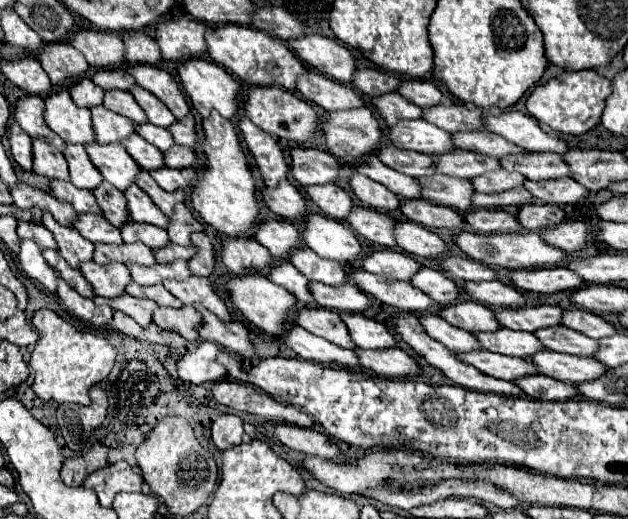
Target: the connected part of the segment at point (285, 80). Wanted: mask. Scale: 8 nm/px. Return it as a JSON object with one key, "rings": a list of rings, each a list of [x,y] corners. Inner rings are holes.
{"rings":[[[222,24],[214,32],[206,34],[208,56],[242,78],[252,86],[280,86],[284,90],[294,92],[298,76],[306,74],[308,68],[276,38],[268,36],[262,30],[250,26],[236,26],[236,24]]]}

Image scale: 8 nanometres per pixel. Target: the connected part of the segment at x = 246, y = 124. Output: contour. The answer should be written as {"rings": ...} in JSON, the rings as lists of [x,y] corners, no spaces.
{"rings":[[[240,118],[238,128],[240,128],[252,156],[256,158],[264,184],[268,188],[276,188],[278,182],[282,178],[288,178],[288,174],[290,174],[290,166],[286,164],[284,152],[280,150],[280,146],[274,142],[274,138],[268,132],[264,132],[256,124],[252,124],[248,118]]]}

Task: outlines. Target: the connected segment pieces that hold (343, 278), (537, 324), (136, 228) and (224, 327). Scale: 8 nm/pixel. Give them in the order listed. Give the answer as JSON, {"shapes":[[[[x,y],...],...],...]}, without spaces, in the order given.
{"shapes":[[[[298,248],[294,254],[290,254],[290,262],[308,278],[316,280],[328,286],[340,286],[348,282],[346,270],[338,262],[330,262],[326,258],[320,258],[310,248]]],[[[524,306],[524,308],[498,308],[496,316],[504,328],[536,332],[540,328],[560,326],[562,324],[562,308],[558,306]]],[[[130,222],[128,228],[122,230],[122,238],[126,242],[142,242],[142,244],[146,244],[152,250],[160,250],[160,248],[164,248],[164,246],[170,244],[168,232],[162,230],[162,228],[156,228],[152,224]]],[[[198,308],[204,316],[204,326],[198,330],[202,340],[218,344],[222,350],[234,352],[244,360],[254,358],[254,344],[250,338],[248,328],[242,322],[224,322],[218,320],[212,312],[206,312],[204,308]]]]}

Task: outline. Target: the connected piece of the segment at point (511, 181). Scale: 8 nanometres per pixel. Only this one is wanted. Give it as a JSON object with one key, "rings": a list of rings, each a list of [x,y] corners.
{"rings":[[[502,170],[502,172],[488,172],[486,176],[478,176],[478,180],[472,180],[472,184],[474,184],[476,192],[500,194],[500,192],[506,192],[510,188],[522,186],[524,180],[526,180],[526,176],[522,176],[518,172]]]}

